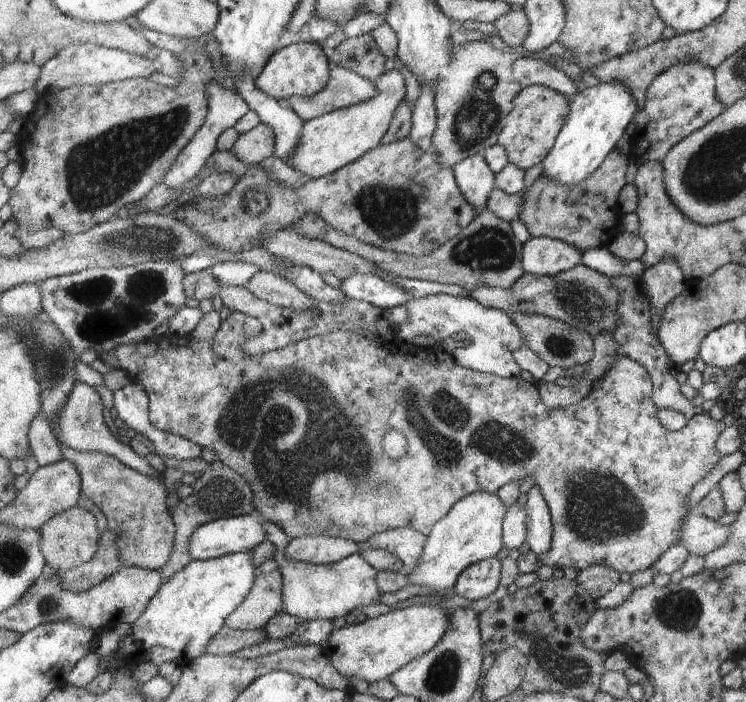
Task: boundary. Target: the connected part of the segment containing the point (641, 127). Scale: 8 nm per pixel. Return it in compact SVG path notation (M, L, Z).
M696 61L672 65L666 72L660 73L647 88L644 108L634 116L637 132L633 140L633 158L637 164L646 161L662 160L666 153L689 134L700 130L711 120L720 116L727 106L717 99L715 91L715 72Z

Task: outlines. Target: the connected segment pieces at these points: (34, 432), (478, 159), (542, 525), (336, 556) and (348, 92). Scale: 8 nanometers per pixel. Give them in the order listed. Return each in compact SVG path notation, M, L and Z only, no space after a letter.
M44 412L38 414L32 422L30 440L40 466L50 466L64 460L61 442Z
M484 155L468 157L455 166L460 188L478 214L488 209L490 196L496 190L497 174Z
M533 486L528 494L525 510L527 513L527 540L530 550L537 556L551 551L552 522L549 508L538 486Z
M312 535L290 540L287 555L295 561L317 565L336 564L362 551L361 544L350 539Z
M332 64L331 74L331 84L320 94L310 97L292 96L284 104L304 121L310 121L380 96L377 82L364 78L350 68Z

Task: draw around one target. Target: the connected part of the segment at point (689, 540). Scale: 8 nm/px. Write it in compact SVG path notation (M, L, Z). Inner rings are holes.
M692 509L680 526L680 542L688 554L704 557L708 552L722 548L728 540L728 525L706 518L699 509Z

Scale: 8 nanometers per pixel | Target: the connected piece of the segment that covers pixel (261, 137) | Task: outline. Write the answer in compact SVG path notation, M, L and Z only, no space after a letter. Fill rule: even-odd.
M260 123L255 129L241 134L233 150L248 165L260 165L276 155L277 144L276 130L270 124Z

